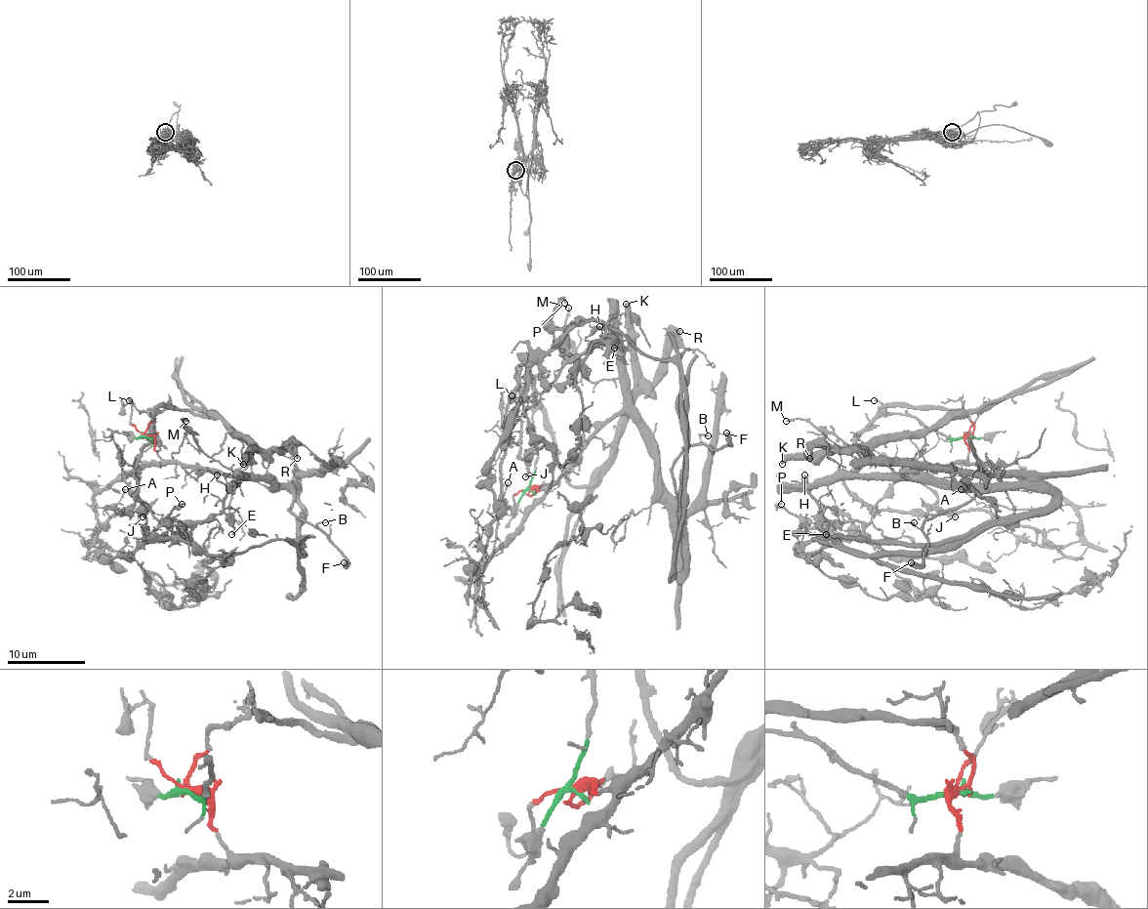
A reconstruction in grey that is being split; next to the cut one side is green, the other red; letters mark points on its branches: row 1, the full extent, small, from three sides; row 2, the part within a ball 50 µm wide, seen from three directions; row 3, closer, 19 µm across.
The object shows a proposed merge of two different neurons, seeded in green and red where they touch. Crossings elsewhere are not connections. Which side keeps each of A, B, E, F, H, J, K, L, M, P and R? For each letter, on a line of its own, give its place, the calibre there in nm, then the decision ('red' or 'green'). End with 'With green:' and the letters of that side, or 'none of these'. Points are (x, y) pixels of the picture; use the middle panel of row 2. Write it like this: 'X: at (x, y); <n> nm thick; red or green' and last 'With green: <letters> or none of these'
A: at (508, 482); 150 nm thick; red
B: at (708, 435); 140 nm thick; red
E: at (614, 348); 150 nm thick; red
F: at (726, 433); 480 nm thick; red
H: at (599, 326); 140 nm thick; red
J: at (525, 476); 200 nm thick; green
K: at (626, 304); 440 nm thick; green
L: at (512, 395); 130 nm thick; green
M: at (568, 308); 200 nm thick; red
P: at (564, 303); 280 nm thick; red
R: at (679, 331); 300 nm thick; green
With green: J, K, L, R

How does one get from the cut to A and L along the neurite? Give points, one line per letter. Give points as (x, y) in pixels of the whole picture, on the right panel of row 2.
A: (967, 434), (971, 462), (1020, 472), (1034, 485), (1061, 497), (1065, 503), (1008, 509), (979, 503), (962, 489)
L: (967, 434), (954, 438), (932, 431), (915, 417), (881, 413), (880, 411), (883, 407), (874, 399)

